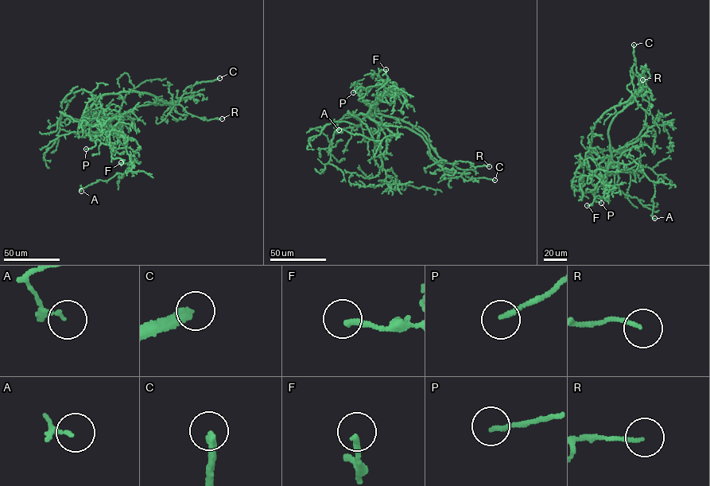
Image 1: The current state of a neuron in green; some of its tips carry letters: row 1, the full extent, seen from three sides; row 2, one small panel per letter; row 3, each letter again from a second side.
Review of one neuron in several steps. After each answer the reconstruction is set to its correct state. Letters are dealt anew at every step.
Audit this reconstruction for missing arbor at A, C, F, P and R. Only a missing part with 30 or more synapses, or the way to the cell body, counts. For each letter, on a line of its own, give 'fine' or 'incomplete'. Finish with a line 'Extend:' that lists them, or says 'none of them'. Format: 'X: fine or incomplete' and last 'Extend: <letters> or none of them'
A: fine
C: incomplete
F: fine
P: fine
R: fine
Extend: C

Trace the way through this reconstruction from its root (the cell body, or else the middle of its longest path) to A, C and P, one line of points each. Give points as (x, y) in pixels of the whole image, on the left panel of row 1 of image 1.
A: (84, 118), (91, 124), (104, 125), (121, 143), (132, 149), (134, 158), (123, 174), (98, 180), (81, 191)
C: (84, 118), (91, 124), (109, 121), (136, 107), (192, 96), (192, 87), (195, 83), (219, 78)
P: (84, 118), (100, 131), (122, 134), (127, 144), (126, 147), (116, 149), (96, 139), (95, 145), (86, 149)

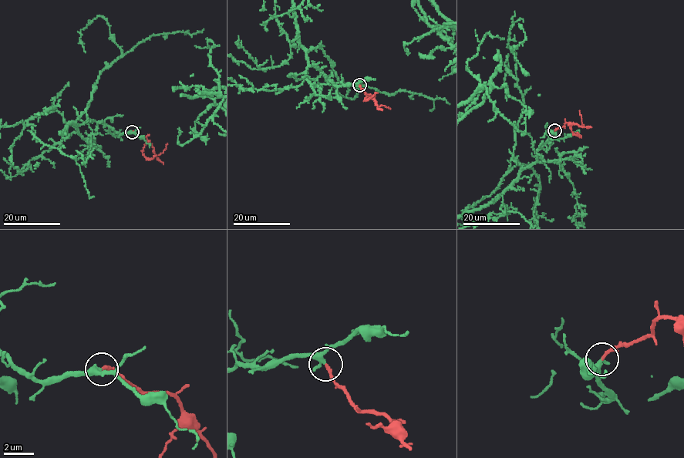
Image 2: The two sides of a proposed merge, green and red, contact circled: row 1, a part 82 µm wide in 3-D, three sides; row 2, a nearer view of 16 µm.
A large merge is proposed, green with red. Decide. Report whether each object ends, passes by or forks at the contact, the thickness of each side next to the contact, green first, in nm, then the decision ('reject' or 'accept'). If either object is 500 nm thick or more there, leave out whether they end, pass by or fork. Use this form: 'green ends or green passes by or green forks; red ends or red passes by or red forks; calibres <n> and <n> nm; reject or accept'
green passes by; red ends; calibres 320 and 200 nm; accept

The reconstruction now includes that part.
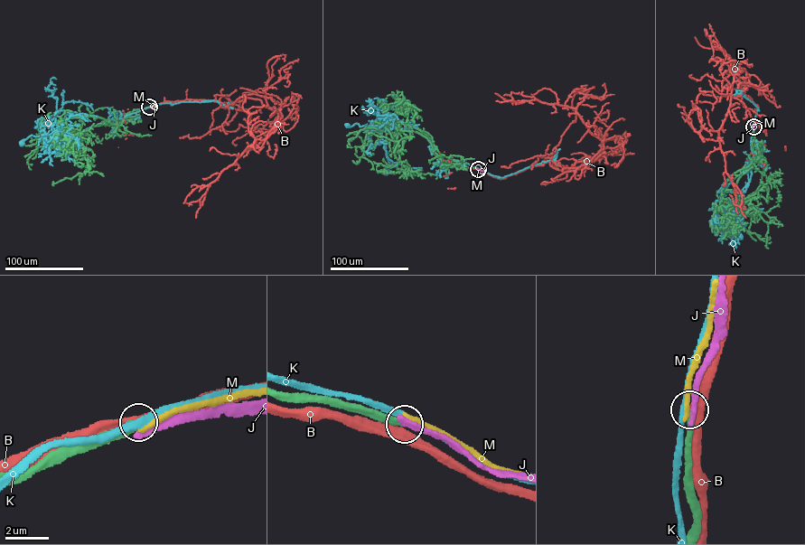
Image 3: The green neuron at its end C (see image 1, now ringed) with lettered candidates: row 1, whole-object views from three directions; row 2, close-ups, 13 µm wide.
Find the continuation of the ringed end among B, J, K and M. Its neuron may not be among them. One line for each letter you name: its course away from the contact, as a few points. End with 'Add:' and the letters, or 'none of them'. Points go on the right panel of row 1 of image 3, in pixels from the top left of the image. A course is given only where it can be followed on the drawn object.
Add: none of them

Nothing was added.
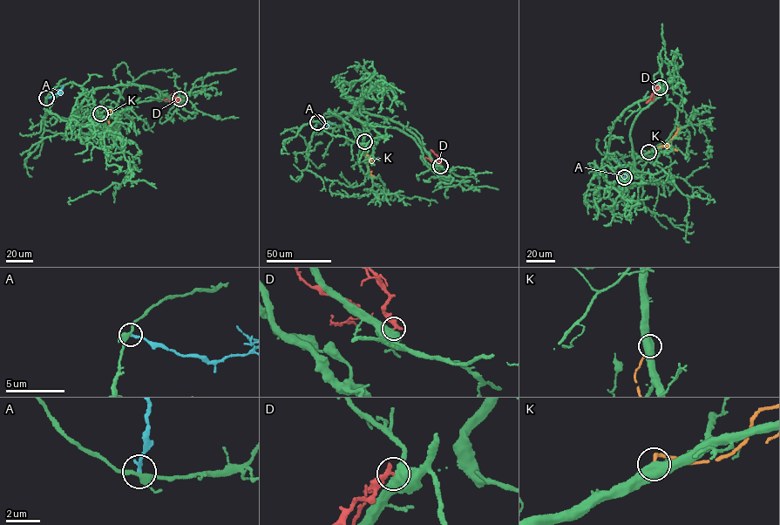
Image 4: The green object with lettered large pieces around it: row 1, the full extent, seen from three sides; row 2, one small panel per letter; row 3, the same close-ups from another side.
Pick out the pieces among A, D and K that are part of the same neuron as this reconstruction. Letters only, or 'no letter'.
no letter

